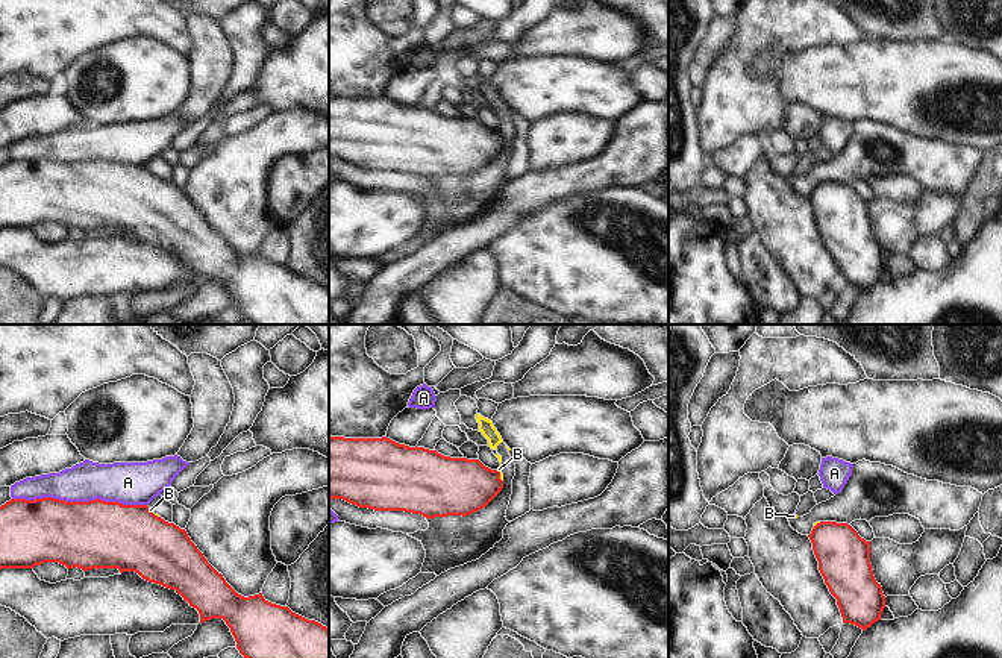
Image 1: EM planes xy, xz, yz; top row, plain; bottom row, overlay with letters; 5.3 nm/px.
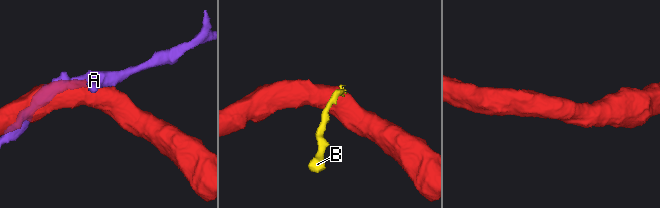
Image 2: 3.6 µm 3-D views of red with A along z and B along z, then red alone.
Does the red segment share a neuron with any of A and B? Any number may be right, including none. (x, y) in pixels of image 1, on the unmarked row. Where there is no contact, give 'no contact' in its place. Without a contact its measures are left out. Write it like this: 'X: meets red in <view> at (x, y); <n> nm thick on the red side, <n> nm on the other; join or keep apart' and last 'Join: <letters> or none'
A: meets red in xy at (79, 162); 360 nm thick on the red side, 220 nm on the other; keep apart
B: meets red in xz at (499, 137); 300 nm thick on the red side, 20 nm on the other; keep apart
Join: none

